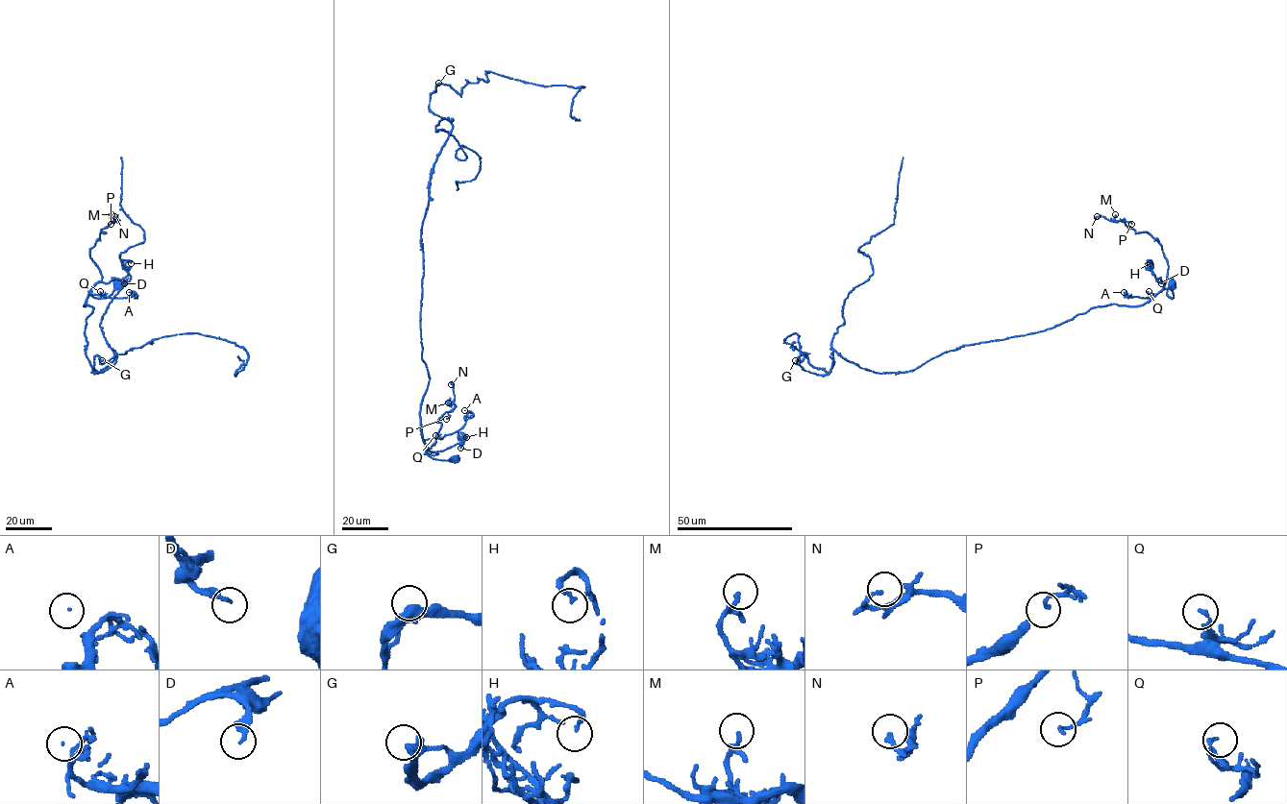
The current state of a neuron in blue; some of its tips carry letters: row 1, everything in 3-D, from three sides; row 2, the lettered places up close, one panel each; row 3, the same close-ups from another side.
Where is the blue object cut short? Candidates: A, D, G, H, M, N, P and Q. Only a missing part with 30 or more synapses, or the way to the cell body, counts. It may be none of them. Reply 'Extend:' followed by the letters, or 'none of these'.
Extend: none of these

